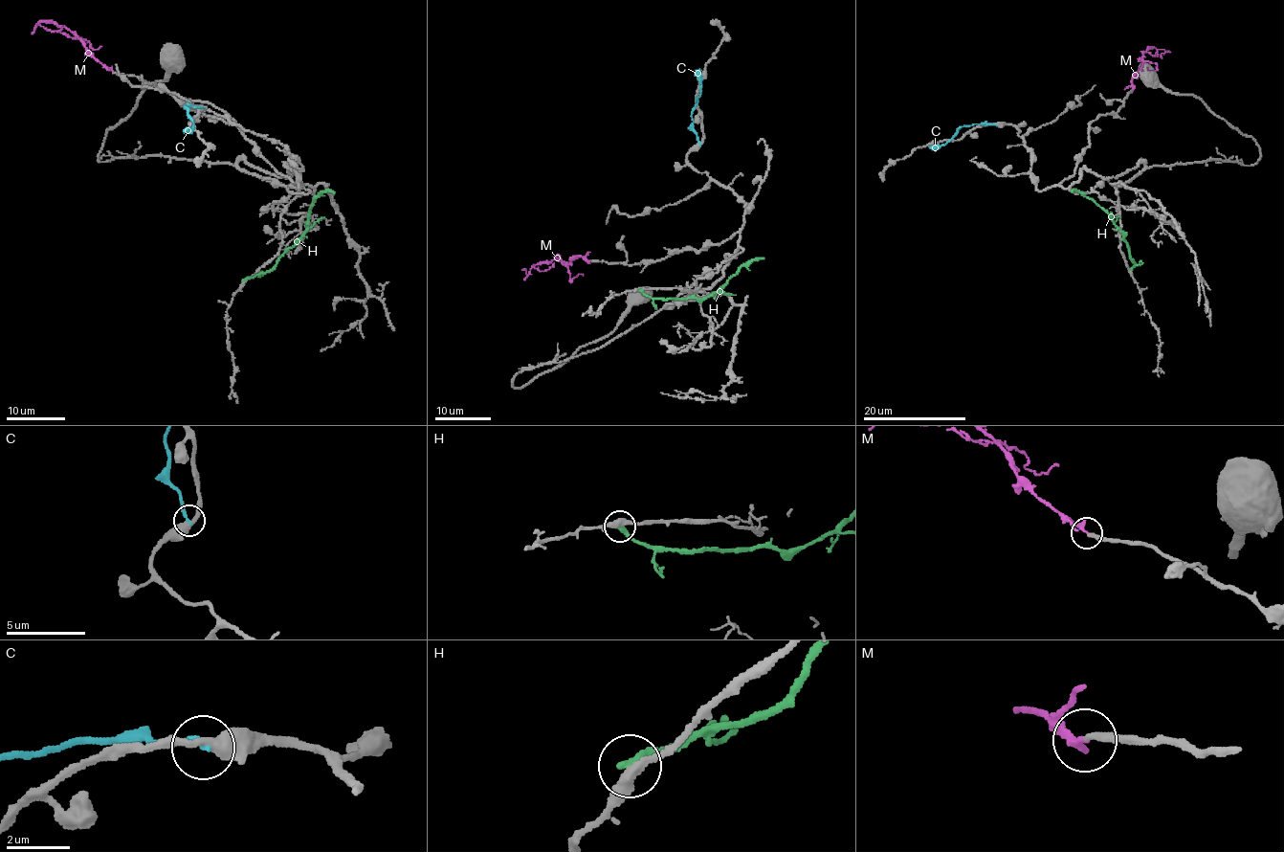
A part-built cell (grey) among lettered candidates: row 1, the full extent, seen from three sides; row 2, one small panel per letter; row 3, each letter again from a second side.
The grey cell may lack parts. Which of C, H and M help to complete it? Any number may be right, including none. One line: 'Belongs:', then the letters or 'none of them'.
Belongs: none of them

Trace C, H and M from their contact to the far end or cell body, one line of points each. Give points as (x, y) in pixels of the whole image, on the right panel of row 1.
C: (995, 124), (962, 126), (944, 144), (931, 148)
H: (1131, 270), (1134, 262), (1121, 231), (1113, 218), (1076, 190), (1071, 191)
M: (1133, 90), (1131, 83), (1141, 66), (1142, 52), (1153, 48), (1158, 56), (1146, 53)

